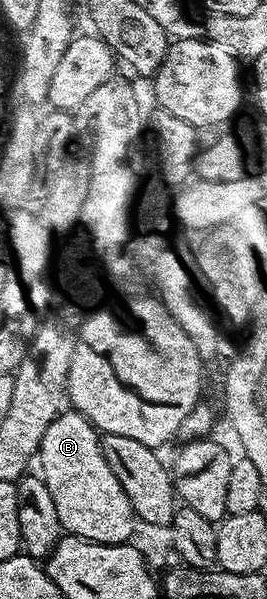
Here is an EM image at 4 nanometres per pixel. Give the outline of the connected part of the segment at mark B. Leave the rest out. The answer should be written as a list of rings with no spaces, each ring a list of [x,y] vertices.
[[[61,413],[48,425],[38,451],[40,474],[44,477],[43,485],[53,497],[60,525],[69,535],[85,538],[88,542],[99,542],[101,546],[118,546],[127,543],[131,539],[128,537],[132,534],[132,522],[134,523],[130,500],[122,484],[118,484],[112,469],[106,464],[102,442],[96,427],[83,414],[71,413]]]

